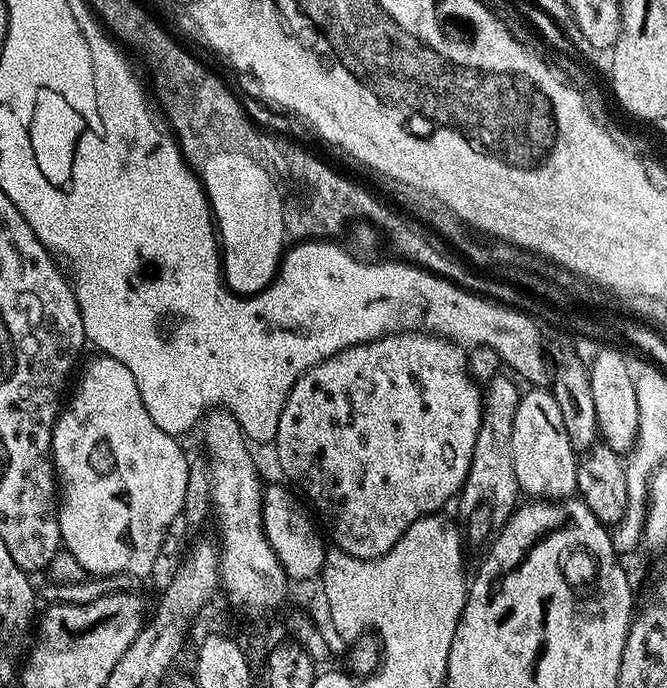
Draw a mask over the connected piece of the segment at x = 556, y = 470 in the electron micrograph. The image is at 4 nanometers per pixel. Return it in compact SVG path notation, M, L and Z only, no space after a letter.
M535 386L521 395L513 422L511 452L517 485L532 498L564 500L577 491L577 452L573 448L557 398Z

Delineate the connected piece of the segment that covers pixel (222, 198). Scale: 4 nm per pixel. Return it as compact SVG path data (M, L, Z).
M216 154L204 160L204 168L200 168L196 173L208 197L214 224L218 229L218 240L222 245L222 284L233 294L255 294L267 288L276 279L281 259L286 251L283 193L272 174L268 170L260 170L260 165L260 161L246 162L244 156Z

